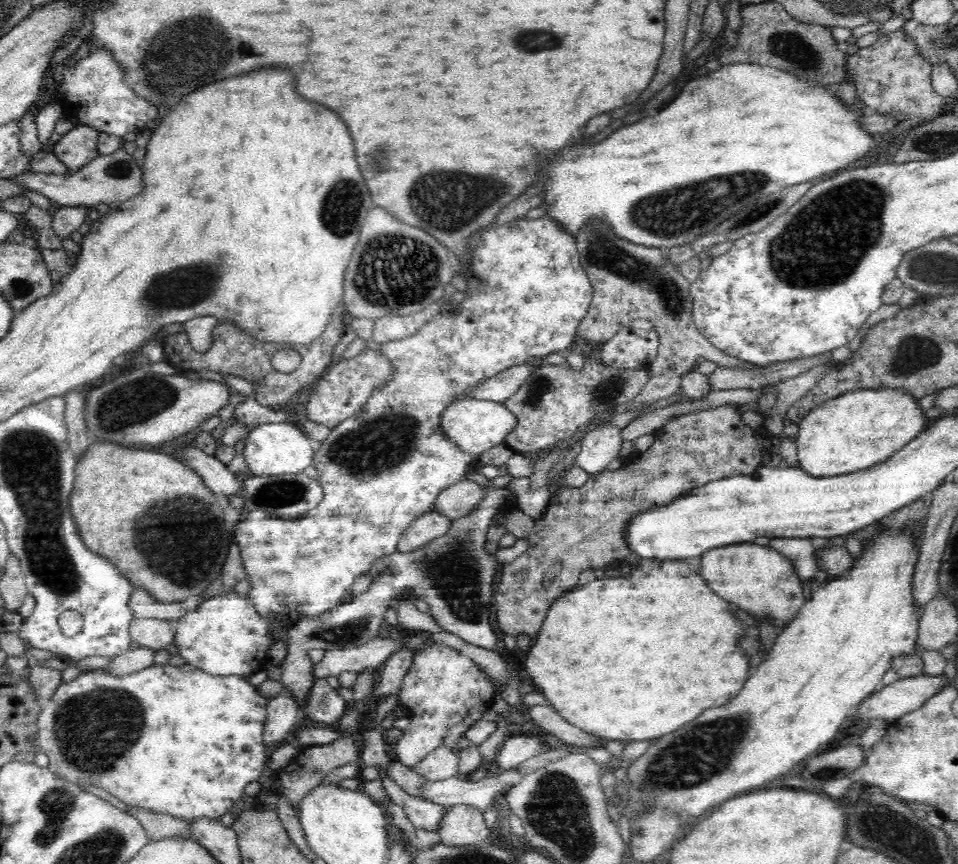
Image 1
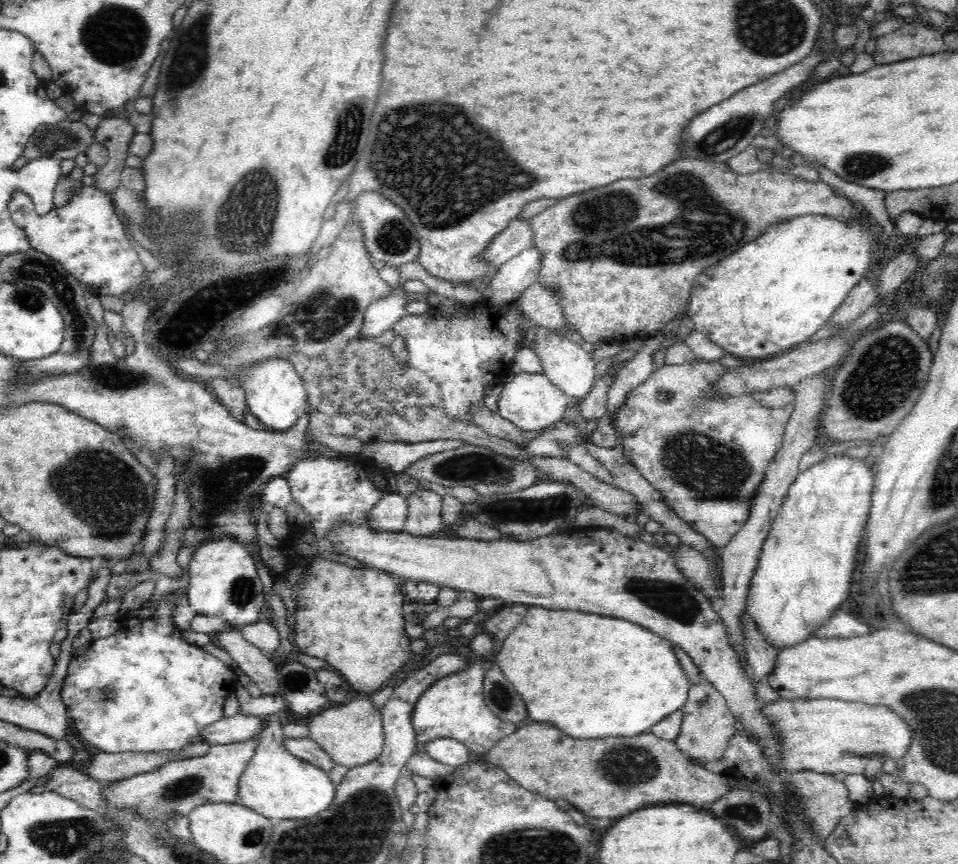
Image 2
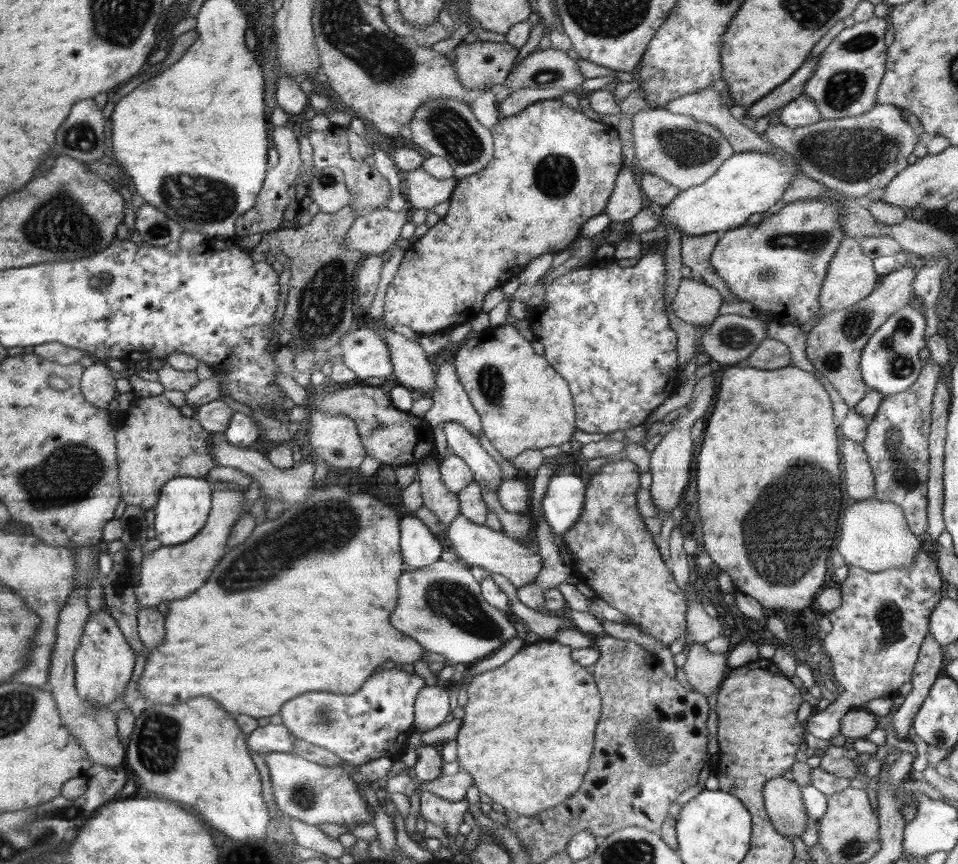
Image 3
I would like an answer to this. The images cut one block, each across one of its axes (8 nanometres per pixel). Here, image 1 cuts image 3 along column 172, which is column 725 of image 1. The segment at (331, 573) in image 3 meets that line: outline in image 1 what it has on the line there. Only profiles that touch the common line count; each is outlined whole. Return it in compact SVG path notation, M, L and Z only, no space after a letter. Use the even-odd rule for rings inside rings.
M644 558L640 560L637 568L629 572L627 577L602 577L578 586L557 598L548 610L538 636L527 650L525 669L532 677L532 682L545 694L548 703L558 711L558 714L584 732L607 741L653 740L688 724L690 720L700 716L700 712L704 712L706 708L728 704L728 700L732 700L732 696L736 696L740 692L740 688L744 686L746 678L749 677L748 672L751 673L752 670L750 670L748 656L744 654L744 650L738 644L740 638L744 636L744 628L732 612L735 609L736 607L718 596L708 586L705 578L699 573L696 562Z

